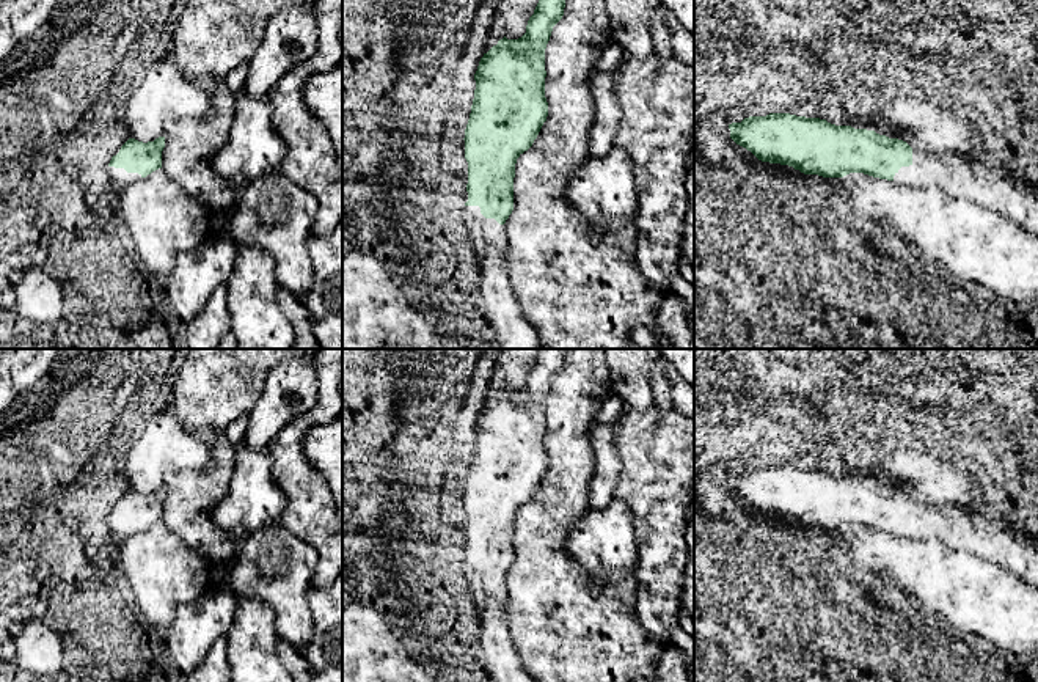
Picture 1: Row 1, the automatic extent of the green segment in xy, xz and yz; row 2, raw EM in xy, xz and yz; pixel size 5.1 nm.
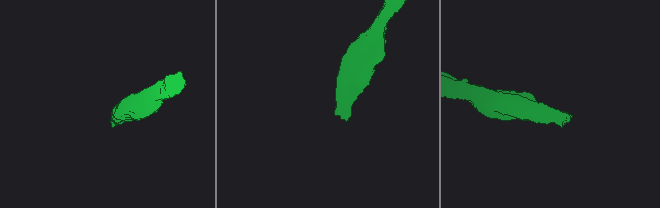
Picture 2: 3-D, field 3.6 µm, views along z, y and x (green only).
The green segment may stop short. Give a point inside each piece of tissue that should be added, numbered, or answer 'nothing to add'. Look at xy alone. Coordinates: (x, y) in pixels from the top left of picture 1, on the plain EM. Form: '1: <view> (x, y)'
1: xy (120, 530)

